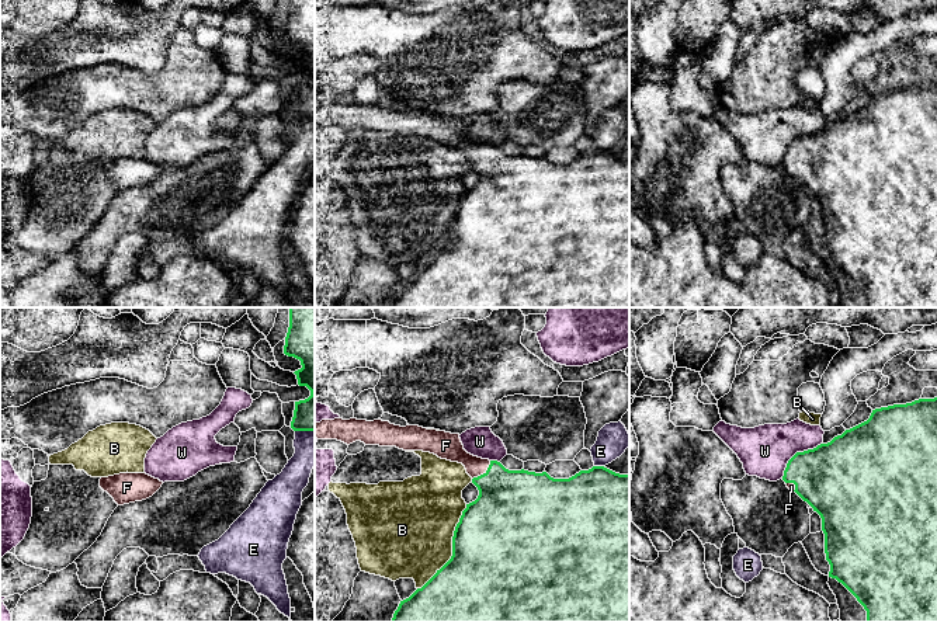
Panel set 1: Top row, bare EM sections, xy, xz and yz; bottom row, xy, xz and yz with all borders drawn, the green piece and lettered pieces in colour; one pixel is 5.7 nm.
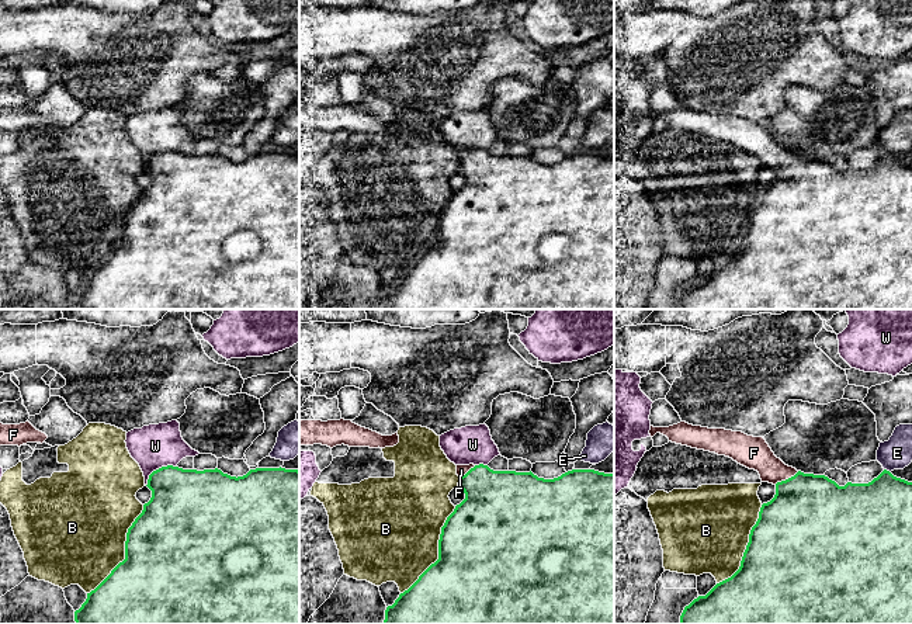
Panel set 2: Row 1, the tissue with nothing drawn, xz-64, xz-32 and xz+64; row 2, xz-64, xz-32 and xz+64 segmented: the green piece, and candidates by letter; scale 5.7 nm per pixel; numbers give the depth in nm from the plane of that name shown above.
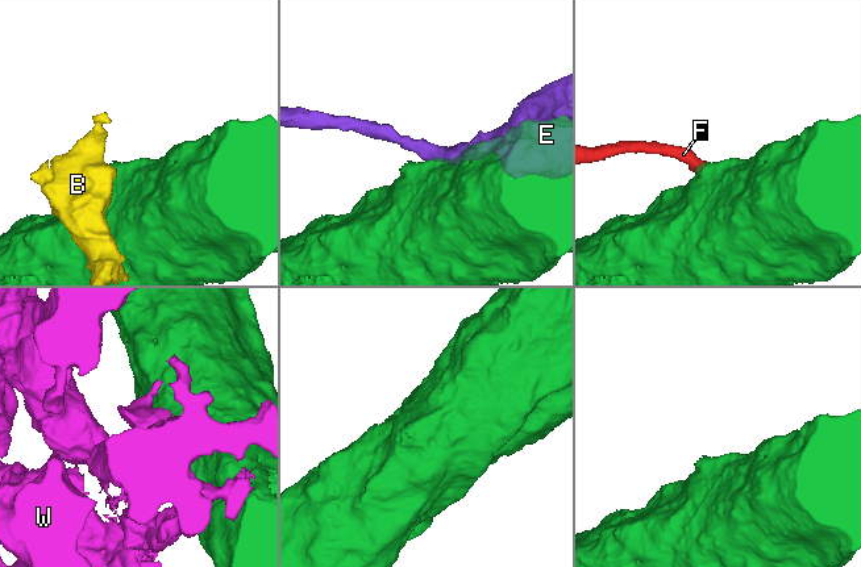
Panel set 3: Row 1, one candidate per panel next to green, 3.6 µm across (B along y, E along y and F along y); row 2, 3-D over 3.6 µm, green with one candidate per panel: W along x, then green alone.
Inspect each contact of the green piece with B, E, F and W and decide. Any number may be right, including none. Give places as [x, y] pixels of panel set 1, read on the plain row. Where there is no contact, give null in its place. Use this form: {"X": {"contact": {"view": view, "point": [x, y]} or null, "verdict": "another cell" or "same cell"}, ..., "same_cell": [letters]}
{"B": {"contact": {"view": "xz", "point": [453, 233]}, "verdict": "another cell"}, "E": {"contact": {"view": "xz", "point": [599, 152]}, "verdict": "another cell"}, "F": {"contact": {"view": "xz", "point": [483, 159]}, "verdict": "same cell"}, "W": {"contact": {"view": "yz", "point": [795, 139]}, "verdict": "another cell"}, "same_cell": ["F"]}

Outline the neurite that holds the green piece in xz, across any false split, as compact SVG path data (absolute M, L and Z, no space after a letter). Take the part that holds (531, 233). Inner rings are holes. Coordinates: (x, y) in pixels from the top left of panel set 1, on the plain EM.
M322 105L315 110L315 124L337 125L347 131L361 126L365 131L396 132L403 136L423 136L441 145L462 149L479 181L466 190L452 222L452 241L437 258L409 284L400 286L392 307L629 307L629 160L615 159L604 152L580 156L569 164L553 164L546 157L509 156L497 146L482 145L464 135L459 119L427 115L419 111L395 111L382 105Z

